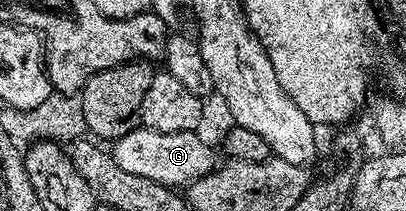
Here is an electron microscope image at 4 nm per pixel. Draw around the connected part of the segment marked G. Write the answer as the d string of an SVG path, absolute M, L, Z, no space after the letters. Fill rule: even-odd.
M132 128L114 143L113 157L125 172L145 176L145 180L160 182L172 188L183 188L216 169L215 150L196 131L157 132L146 128Z

